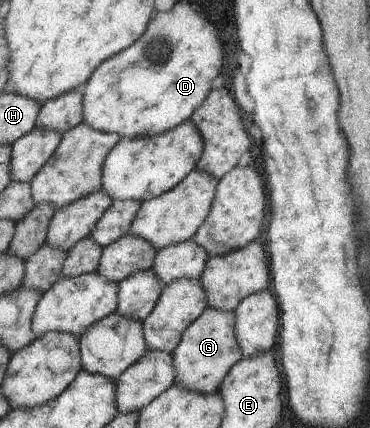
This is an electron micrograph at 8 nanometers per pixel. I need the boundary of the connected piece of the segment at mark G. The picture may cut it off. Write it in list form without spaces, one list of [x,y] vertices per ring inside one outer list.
[[[206,307],[204,312],[181,334],[178,348],[172,352],[176,370],[175,384],[181,389],[202,394],[216,393],[228,371],[243,357],[236,336],[235,311]]]

